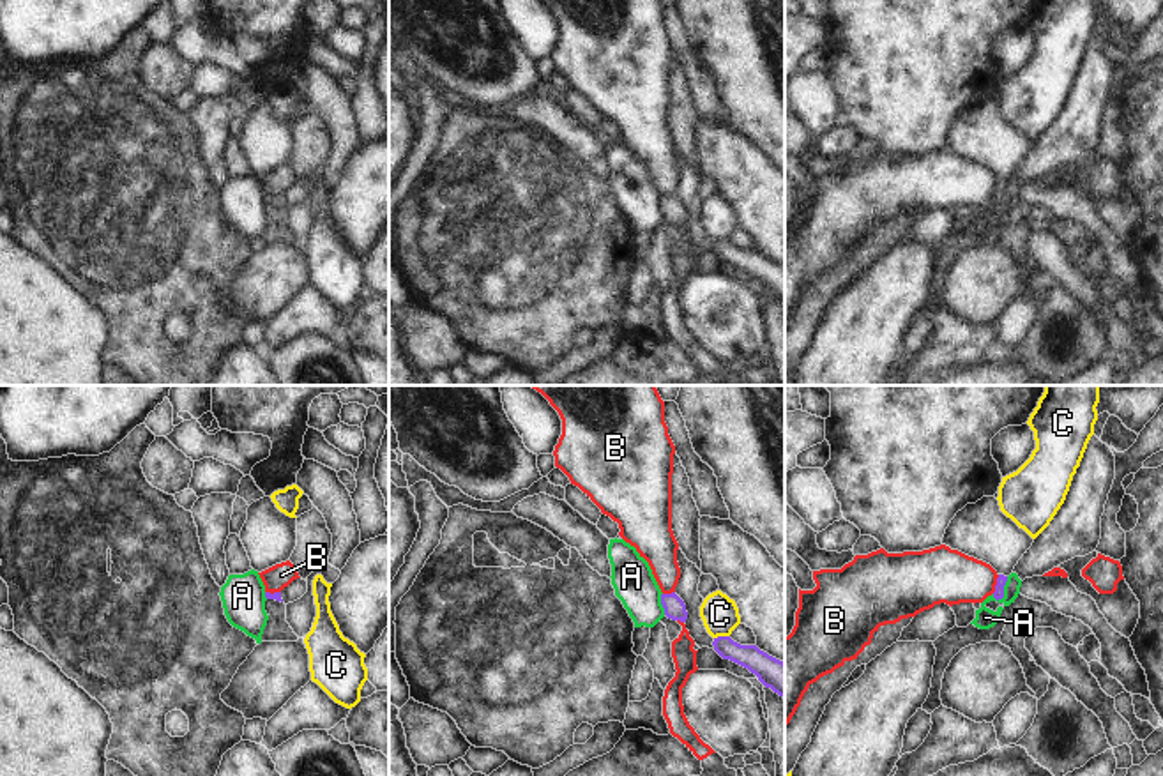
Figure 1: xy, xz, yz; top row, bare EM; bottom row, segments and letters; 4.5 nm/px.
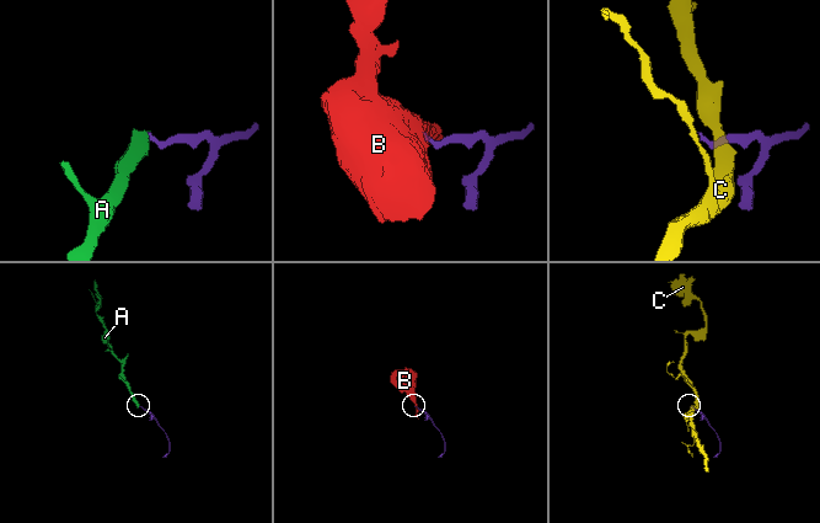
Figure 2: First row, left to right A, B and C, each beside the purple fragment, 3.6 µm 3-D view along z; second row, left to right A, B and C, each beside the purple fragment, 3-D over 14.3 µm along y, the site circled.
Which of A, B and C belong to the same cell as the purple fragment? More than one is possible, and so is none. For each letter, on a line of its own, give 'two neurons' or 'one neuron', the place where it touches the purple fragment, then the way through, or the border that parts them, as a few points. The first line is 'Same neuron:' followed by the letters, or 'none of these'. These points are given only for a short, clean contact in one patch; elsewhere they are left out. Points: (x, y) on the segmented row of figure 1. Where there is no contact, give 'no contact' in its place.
Same neuron: none of these
A: two neurons; contact yz (1003, 589); border yz (1008, 577), (1003, 596), (997, 601)
B: two neurons; contact yz (997, 584); border yz (999, 575), (992, 593)
C: two neurons; contact xz (722, 637); border xz (729, 635), (714, 639)

